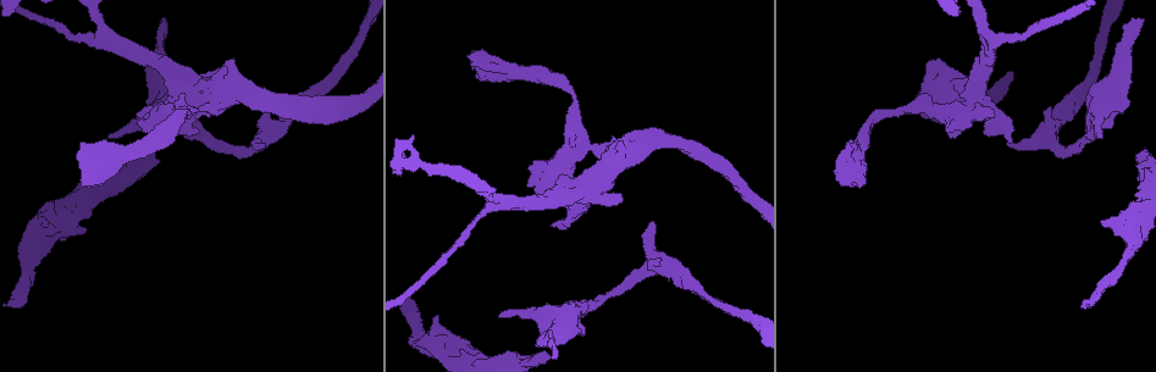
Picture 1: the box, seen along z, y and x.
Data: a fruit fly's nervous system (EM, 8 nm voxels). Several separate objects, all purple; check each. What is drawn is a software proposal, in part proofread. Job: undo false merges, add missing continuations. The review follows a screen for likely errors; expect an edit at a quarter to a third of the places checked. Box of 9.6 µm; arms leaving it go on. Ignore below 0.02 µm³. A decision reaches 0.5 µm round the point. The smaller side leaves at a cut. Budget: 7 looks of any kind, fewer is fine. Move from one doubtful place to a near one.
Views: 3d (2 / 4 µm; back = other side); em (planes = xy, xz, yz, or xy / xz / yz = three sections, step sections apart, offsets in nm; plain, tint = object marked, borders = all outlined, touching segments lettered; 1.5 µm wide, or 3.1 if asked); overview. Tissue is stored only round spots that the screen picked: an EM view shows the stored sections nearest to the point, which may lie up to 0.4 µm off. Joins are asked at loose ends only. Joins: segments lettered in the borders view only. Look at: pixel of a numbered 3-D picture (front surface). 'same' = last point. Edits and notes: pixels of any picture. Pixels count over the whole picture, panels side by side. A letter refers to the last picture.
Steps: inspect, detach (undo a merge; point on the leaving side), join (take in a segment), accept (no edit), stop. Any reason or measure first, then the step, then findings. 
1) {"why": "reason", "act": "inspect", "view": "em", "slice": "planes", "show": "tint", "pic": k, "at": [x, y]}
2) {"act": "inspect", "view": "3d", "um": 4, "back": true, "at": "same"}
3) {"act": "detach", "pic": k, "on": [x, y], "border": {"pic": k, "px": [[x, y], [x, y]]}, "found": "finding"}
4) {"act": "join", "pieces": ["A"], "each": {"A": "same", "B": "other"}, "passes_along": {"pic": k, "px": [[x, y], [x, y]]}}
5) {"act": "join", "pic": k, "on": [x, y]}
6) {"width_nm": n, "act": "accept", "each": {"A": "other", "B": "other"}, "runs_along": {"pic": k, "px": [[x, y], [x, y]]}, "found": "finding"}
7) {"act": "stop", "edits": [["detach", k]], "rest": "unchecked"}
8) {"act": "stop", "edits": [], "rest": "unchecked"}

{"why": "branch stops here", "act": "inspect", "view": "em", "slice": "planes", "show": "borders", "pic": 1, "at": [264, 144]}

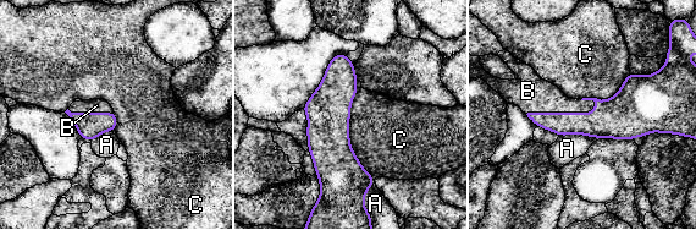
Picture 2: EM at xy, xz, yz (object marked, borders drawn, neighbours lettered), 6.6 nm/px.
{"act": "join", "pieces": ["B"], "each": {"A": "other", "B": "same", "C": "other"}, "found": "it goes on there"}

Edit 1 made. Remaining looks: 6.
{"why": "see it whole again", "act": "inspect", "view": "overview"}

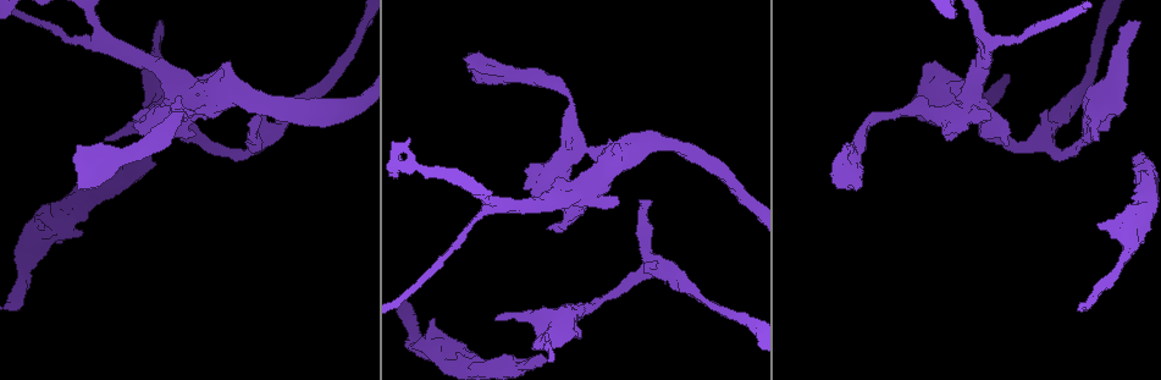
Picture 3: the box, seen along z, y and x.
{"why": "an open end", "act": "inspect", "view": "3d", "um": 2, "pic": 3, "at": [549, 361]}

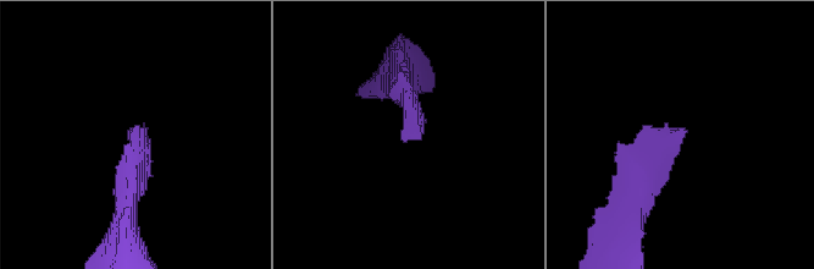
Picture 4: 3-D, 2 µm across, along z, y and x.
{"why": "need the tissue", "act": "inspect", "view": "em", "slice": "yz", "step": 4, "show": "tint", "pic": 4, "at": [680, 130]}

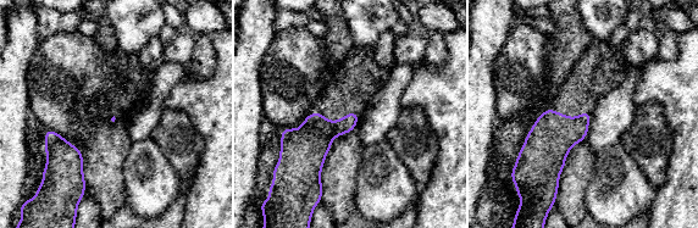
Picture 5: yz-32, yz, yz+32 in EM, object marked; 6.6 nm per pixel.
{"act": "inspect", "view": "em", "slice": "xy", "step": 8, "show": "borders", "at": "same"}

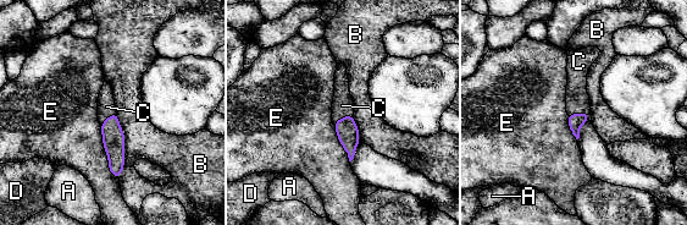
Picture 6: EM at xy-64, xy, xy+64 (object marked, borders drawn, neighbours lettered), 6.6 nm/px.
{"act": "join", "pieces": ["C"], "each": {"A": "other", "B": "other", "C": "same", "D": "other", "E": "other"}, "passes_along": {"pic": 6, "px": [[575, 120], [580, 113], [577, 100]]}, "found": "the neuron continues"}

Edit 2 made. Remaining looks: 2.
{"why": "thick turns thin", "act": "inspect", "view": "em", "slice": "xy", "step": 4, "show": "tint", "pic": 3, "at": [28, 255]}

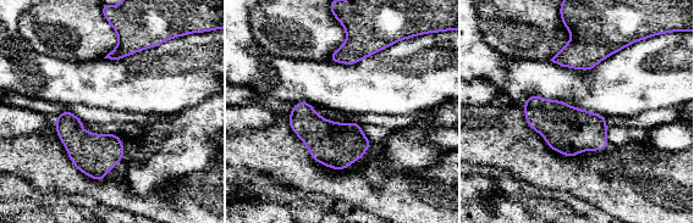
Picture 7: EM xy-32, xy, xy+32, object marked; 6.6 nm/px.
{"act": "inspect", "view": "em", "slice": "planes", "show": "borders", "at": "same"}

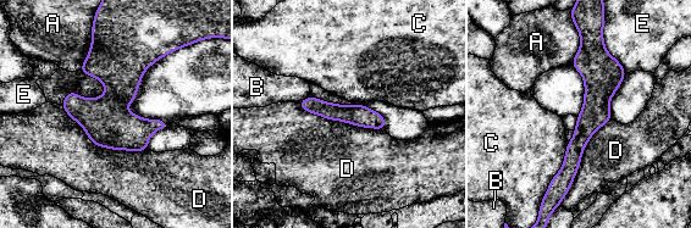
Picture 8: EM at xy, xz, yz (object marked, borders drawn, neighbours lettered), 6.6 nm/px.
{"width_nm": 70, "longest_contact_nm": ["D", 650], "act": "accept", "each": {"A": "other", "B": "other", "C": "other", "D": "other", "E": "other"}, "found": "one neuron here"}

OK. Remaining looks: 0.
{"act": "stop", "edits": [["join", 2], ["join", 6]], "rest": "unchecked"}

